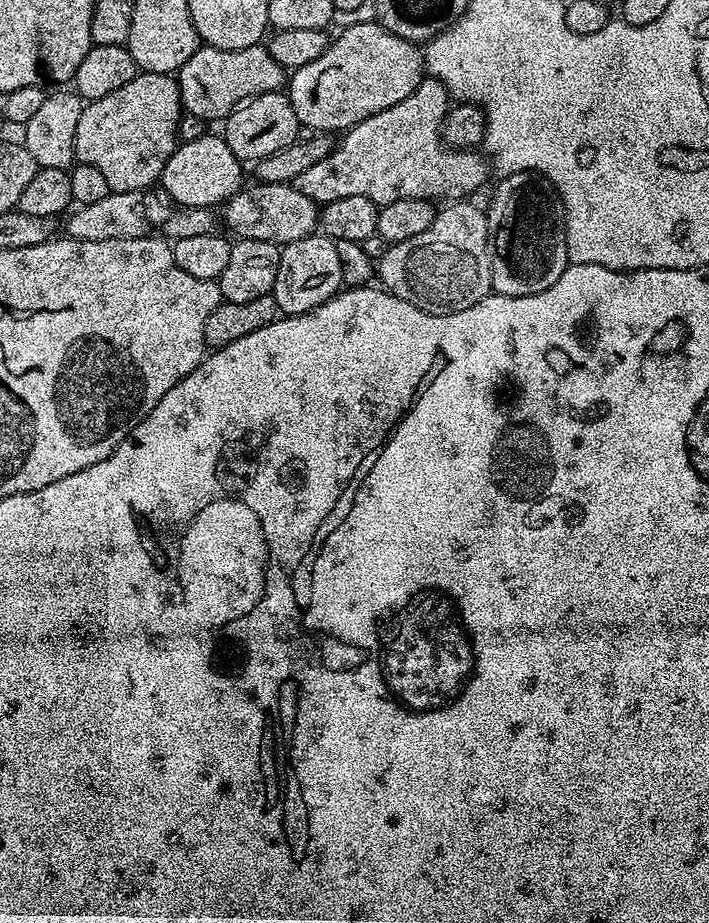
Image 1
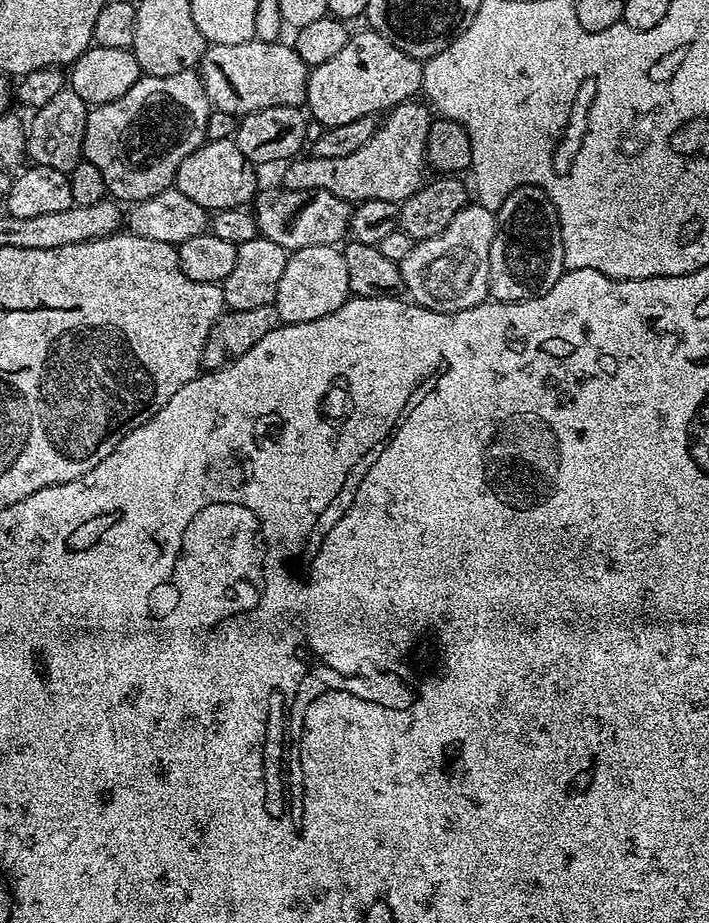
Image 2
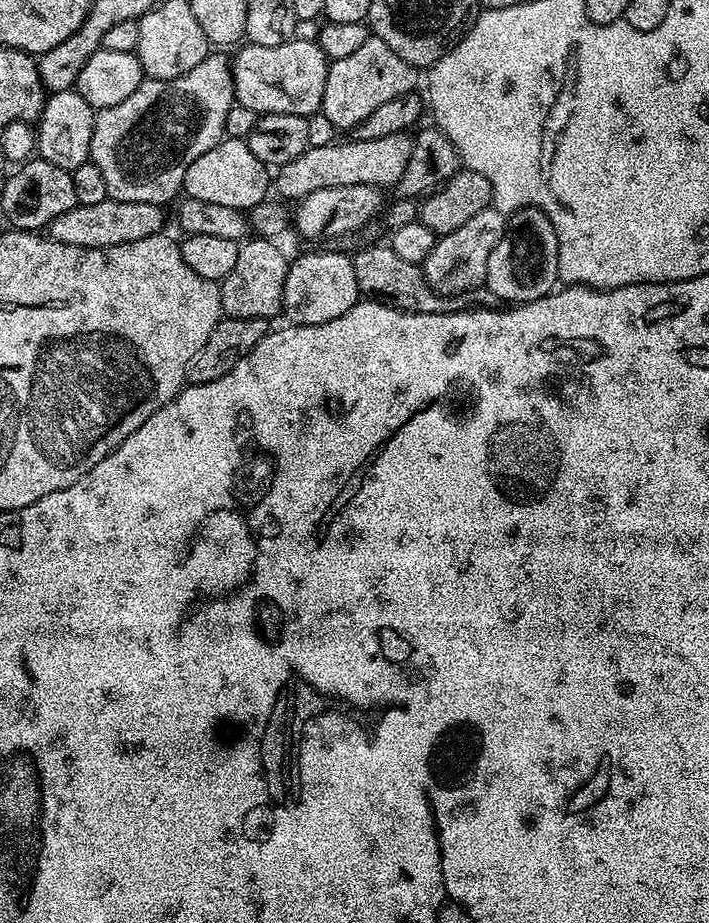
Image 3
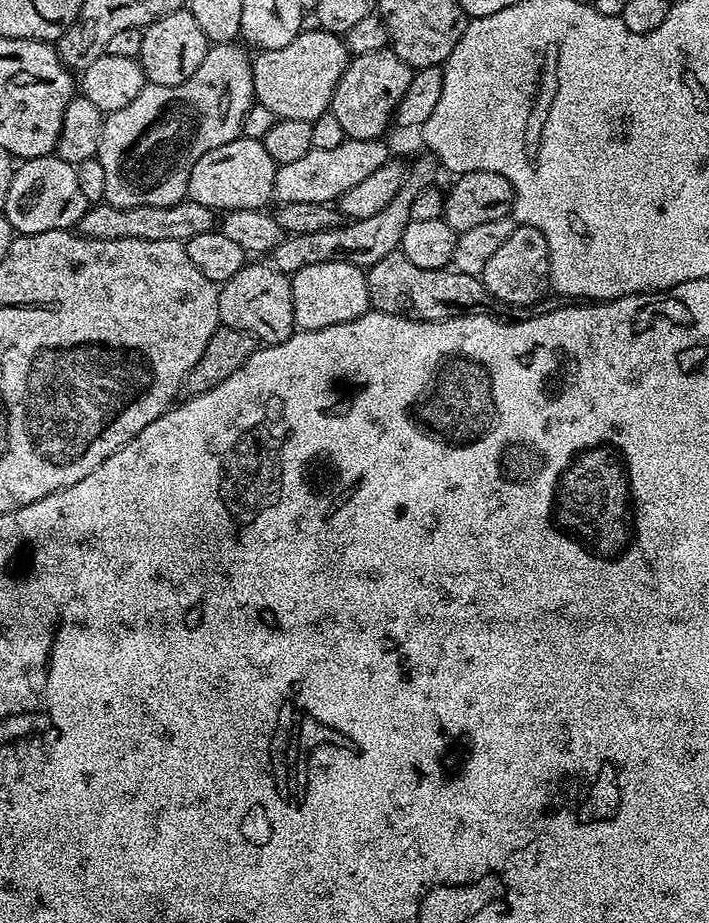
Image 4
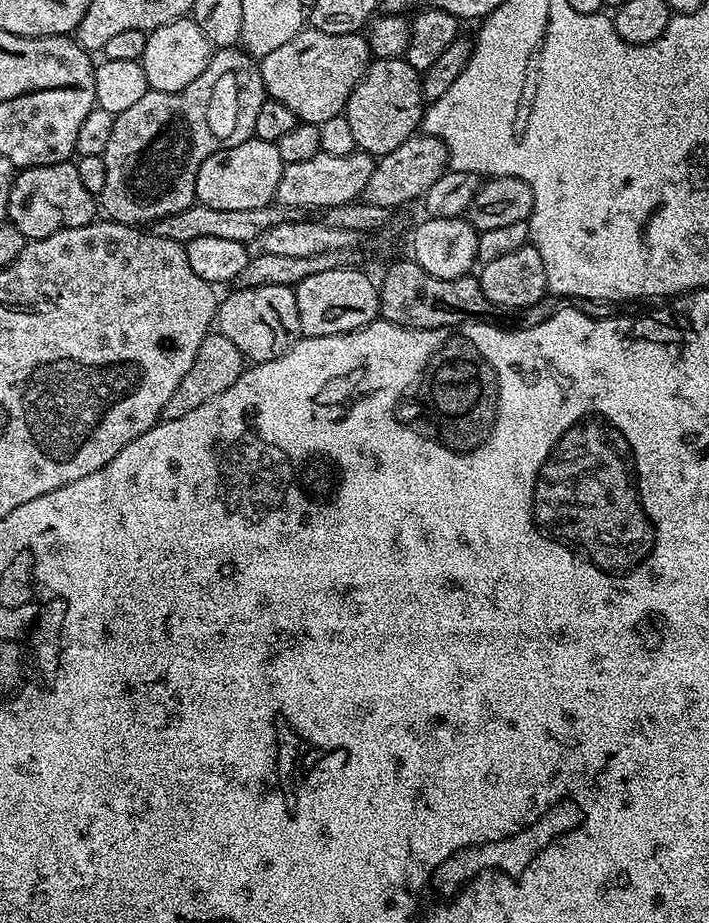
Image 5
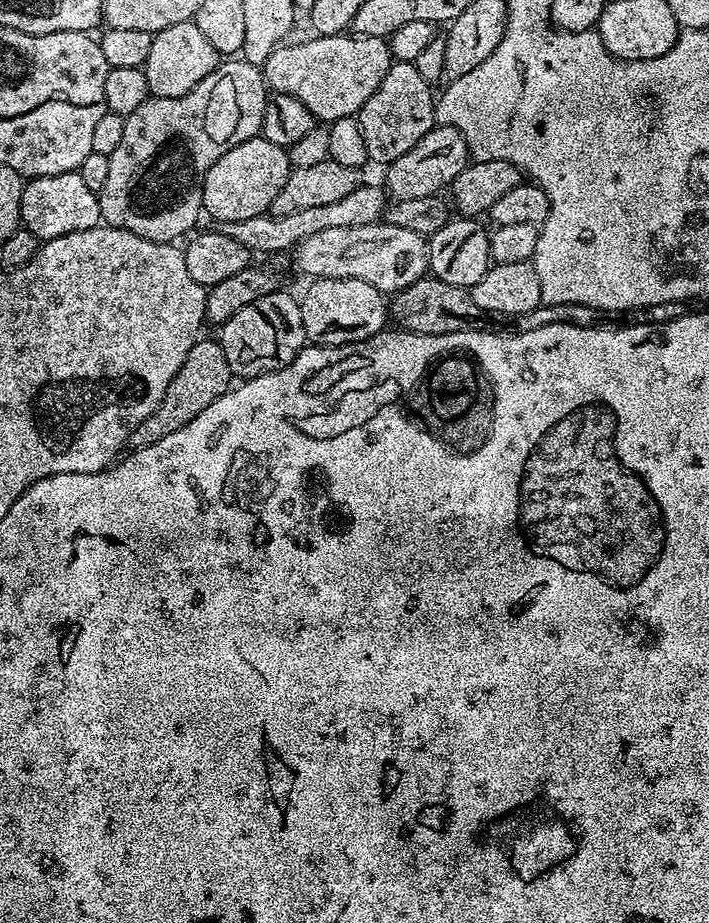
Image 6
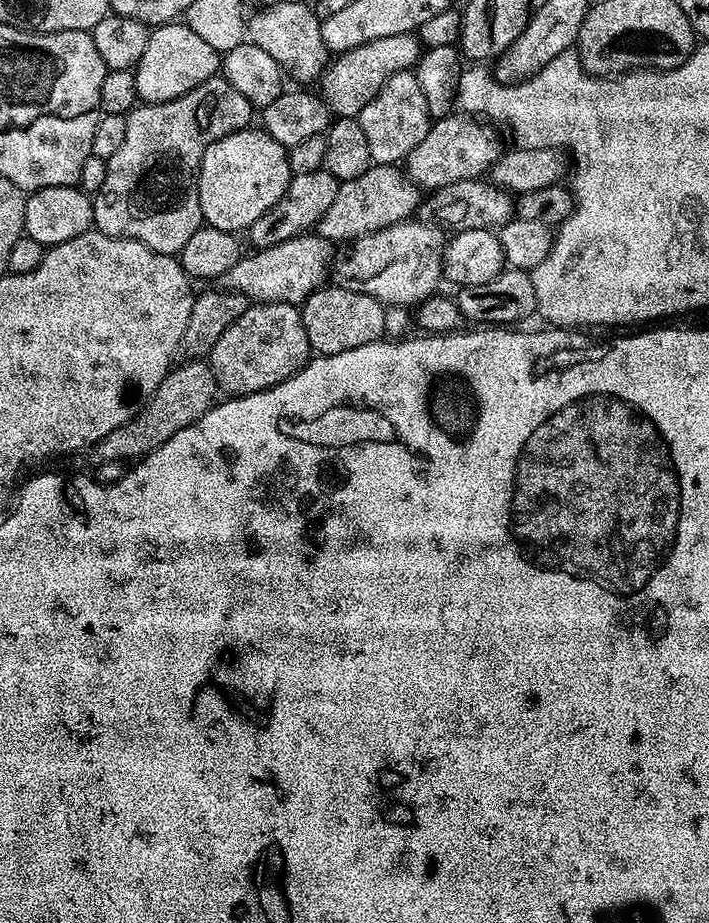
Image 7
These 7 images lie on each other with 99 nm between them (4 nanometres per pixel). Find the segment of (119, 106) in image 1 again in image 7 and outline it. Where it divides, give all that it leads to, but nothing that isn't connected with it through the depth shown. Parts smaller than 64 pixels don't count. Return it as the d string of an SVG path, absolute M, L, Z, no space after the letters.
M223 75L211 76L194 90L161 104L145 104L127 113L126 138L122 146L114 150L108 159L106 182L102 190L95 193L92 209L92 223L95 231L107 236L125 236L131 240L150 246L150 250L167 256L176 256L194 238L194 234L204 224L200 205L200 167L206 150L215 142L235 132L243 132L252 120L253 101L245 98L234 84Z

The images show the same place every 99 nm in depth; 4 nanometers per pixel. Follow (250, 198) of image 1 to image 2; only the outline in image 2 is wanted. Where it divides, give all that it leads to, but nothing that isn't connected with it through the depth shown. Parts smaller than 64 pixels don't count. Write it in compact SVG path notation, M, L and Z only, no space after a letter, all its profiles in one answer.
M284 188L279 191L257 191L254 203L251 205L252 213L256 216L257 233L270 242L278 242L278 246L293 253L306 246L323 244L336 246L349 235L353 205L349 201L338 198L338 194L330 194L330 190Z

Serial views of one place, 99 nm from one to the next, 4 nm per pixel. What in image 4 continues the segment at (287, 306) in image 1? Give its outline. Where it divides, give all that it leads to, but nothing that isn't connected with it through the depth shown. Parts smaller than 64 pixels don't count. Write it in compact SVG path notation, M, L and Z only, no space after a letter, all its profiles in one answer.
M317 262L315 266L306 266L302 270L291 273L292 297L294 298L294 322L297 329L313 332L326 326L338 326L342 322L357 320L369 311L368 278L365 269L354 266L350 262Z

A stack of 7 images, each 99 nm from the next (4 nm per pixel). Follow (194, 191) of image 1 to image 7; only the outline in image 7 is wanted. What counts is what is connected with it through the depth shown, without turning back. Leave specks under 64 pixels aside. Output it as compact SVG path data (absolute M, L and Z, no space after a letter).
M264 130L235 132L215 140L206 150L200 167L200 205L204 224L209 228L243 233L270 206L286 194L294 175L288 161L289 149Z

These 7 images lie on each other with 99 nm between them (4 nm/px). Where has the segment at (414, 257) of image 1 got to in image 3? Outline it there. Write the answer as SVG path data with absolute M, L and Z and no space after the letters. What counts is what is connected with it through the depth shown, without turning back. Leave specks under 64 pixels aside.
M490 206L474 214L474 218L458 226L458 230L450 230L450 234L439 237L422 265L426 282L440 296L460 296L463 292L473 292L481 287L490 254L494 254L494 246L498 246L503 238L505 227L505 213Z

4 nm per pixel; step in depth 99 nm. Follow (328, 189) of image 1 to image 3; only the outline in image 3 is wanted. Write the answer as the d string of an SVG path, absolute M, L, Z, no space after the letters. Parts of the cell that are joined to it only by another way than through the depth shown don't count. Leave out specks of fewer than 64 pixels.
M408 132L386 134L386 138L374 138L370 142L349 140L346 144L333 142L317 148L308 147L298 158L279 165L274 172L275 195L288 202L299 202L306 194L314 194L314 190L326 190L326 186L365 184L388 190L400 181L406 162L410 162L412 136Z

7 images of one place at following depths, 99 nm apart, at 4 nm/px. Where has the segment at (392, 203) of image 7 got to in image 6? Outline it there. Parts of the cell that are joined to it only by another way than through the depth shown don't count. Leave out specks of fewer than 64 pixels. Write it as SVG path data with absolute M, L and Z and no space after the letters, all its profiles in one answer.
M360 182L354 190L350 190L350 194L346 194L346 198L338 202L330 202L326 206L310 206L307 210L294 210L294 214L285 216L265 214L254 218L242 218L242 222L219 222L218 230L229 238L242 242L242 246L246 246L249 253L282 252L288 247L291 249L300 244L302 238L308 238L310 234L318 234L321 230L377 223L386 211L386 199L384 200L386 192L381 185L380 188L376 184Z

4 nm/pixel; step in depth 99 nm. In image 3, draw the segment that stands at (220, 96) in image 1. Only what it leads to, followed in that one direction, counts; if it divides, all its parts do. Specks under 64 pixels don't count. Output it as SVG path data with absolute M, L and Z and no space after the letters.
M293 38L278 46L258 46L248 42L240 50L230 60L237 105L249 107L259 114L309 117L321 111L330 61L315 39Z

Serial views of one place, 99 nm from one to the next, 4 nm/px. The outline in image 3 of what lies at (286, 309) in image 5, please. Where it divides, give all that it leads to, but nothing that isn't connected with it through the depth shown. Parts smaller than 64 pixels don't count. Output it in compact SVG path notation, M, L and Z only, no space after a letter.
M248 238L240 244L238 259L234 262L234 267L230 269L230 274L219 281L220 297L222 298L222 313L225 317L234 318L262 318L271 321L272 316L280 316L282 312L282 290L286 282L288 273L289 257L284 257L284 252L279 248L279 243L268 238Z

